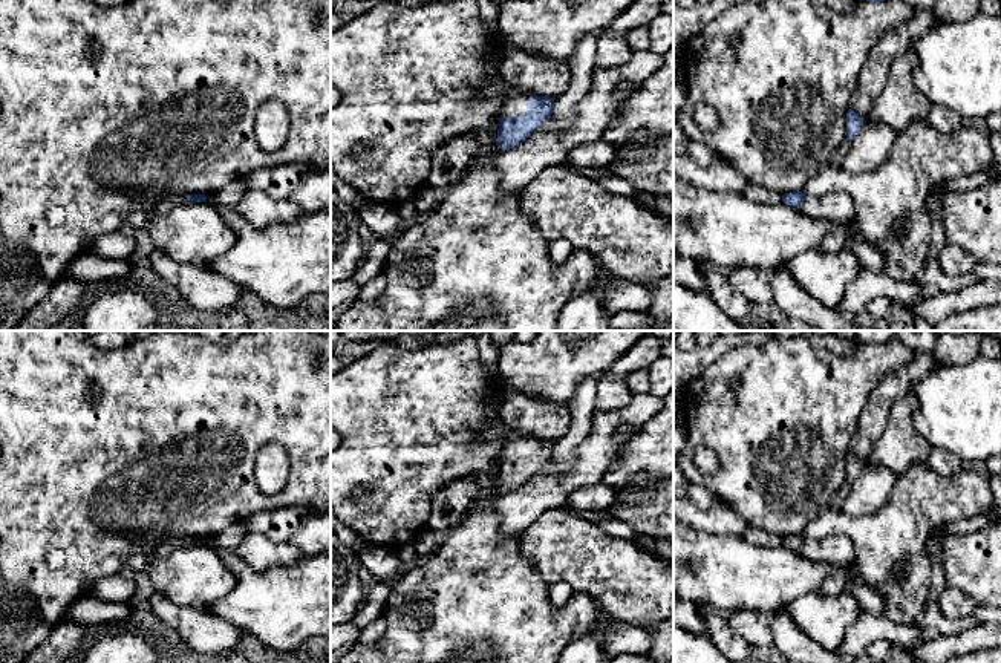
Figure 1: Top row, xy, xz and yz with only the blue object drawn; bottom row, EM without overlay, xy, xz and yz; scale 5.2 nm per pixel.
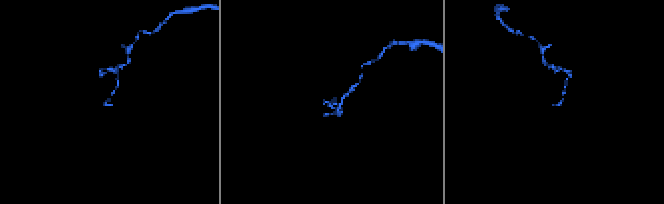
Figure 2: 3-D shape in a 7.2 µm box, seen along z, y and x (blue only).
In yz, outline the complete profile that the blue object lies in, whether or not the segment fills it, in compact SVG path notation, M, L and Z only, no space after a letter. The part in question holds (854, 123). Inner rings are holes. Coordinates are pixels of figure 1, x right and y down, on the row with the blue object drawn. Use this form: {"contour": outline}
{"contour": "M848 109L846 113L846 141L853 141L862 130L865 118L859 116L854 110Z"}

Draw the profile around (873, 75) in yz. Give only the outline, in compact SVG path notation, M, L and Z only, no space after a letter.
M915 9L914 17L906 24L888 31L879 38L860 69L859 83L851 96L851 110L862 118L869 115L874 100L886 84L892 61L909 52L911 44L924 37L937 21L934 9Z

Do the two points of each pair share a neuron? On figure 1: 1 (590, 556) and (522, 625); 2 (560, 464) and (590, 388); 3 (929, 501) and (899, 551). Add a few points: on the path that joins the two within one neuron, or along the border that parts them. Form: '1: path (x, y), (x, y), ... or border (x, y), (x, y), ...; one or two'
1: border (574, 591), (583, 591), (602, 614); two
2: path (567, 446), (580, 427), (582, 406); one
3: path (917, 513), (899, 532), (899, 539); one

